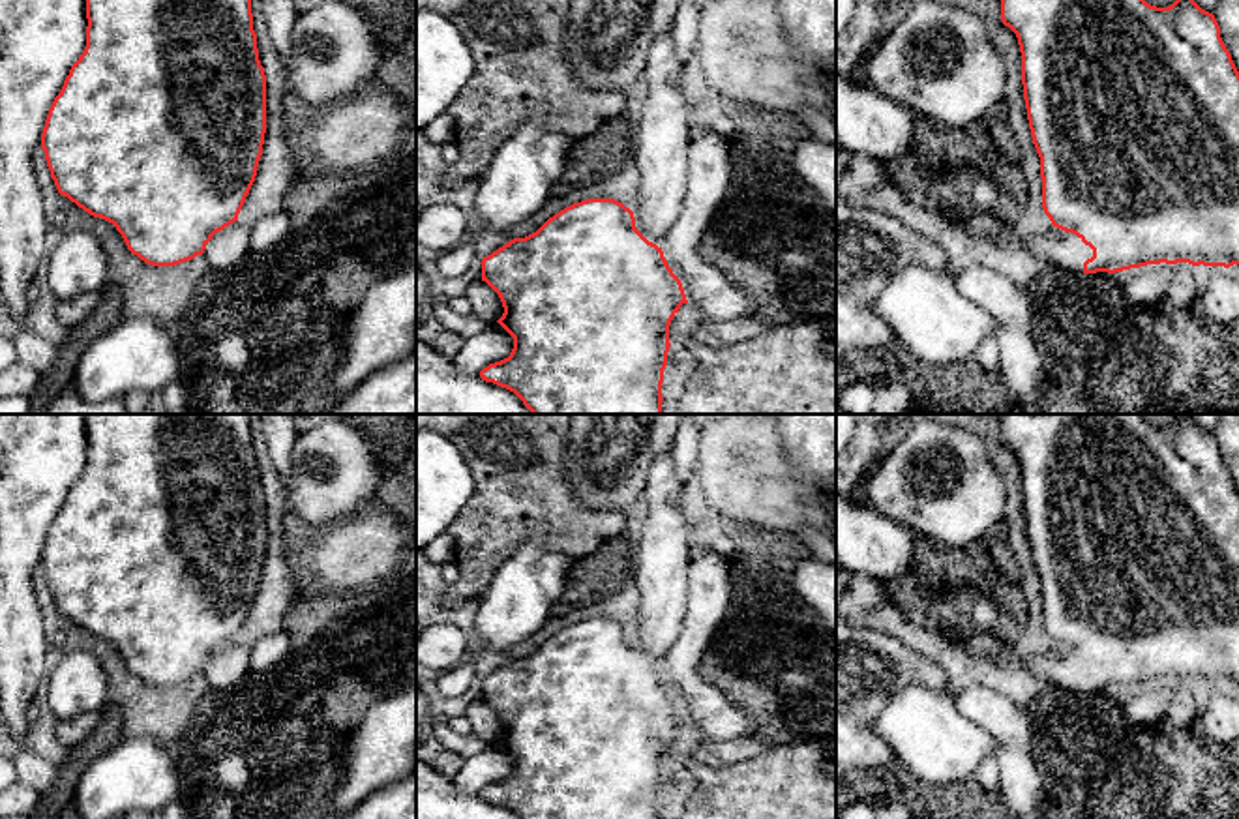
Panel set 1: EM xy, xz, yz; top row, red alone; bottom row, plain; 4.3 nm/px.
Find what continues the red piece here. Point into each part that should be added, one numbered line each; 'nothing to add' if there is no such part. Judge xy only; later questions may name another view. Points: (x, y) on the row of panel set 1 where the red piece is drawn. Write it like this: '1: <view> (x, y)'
1: xy (227, 248)

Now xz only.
1: xz (660, 150)

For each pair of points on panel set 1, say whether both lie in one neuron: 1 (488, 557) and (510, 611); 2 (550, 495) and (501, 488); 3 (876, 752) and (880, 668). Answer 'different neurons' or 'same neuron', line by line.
1: different neurons
2: same neuron
3: same neuron

